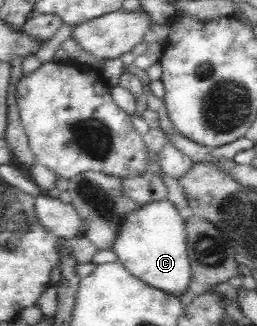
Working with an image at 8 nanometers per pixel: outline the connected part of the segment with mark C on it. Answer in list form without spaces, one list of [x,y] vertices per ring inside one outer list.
[[[168,199],[139,205],[132,213],[129,213],[121,222],[119,234],[114,240],[112,250],[117,254],[118,261],[135,278],[142,280],[145,284],[175,296],[183,295],[188,289],[192,270],[187,250],[185,223],[179,211]]]

